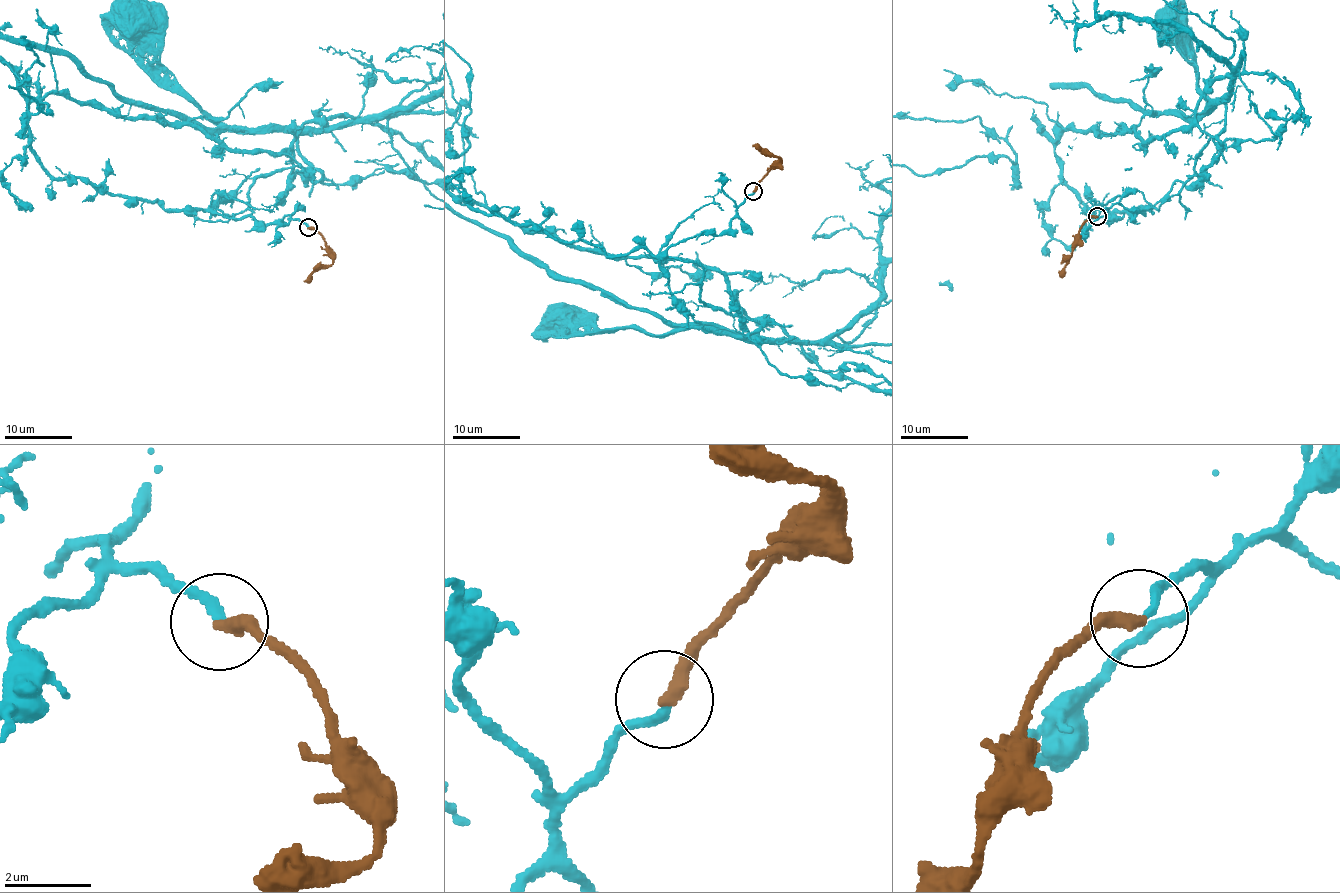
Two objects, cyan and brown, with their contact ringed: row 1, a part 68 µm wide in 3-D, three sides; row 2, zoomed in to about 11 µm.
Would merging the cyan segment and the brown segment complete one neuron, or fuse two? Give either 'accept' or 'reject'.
accept

